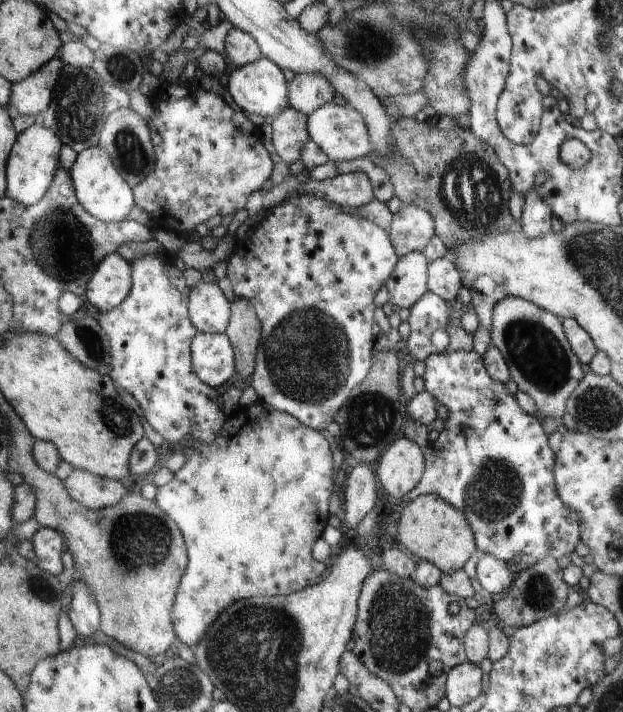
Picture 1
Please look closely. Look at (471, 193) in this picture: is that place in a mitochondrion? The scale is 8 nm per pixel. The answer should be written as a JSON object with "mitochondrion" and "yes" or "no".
{"mitochondrion":"yes"}

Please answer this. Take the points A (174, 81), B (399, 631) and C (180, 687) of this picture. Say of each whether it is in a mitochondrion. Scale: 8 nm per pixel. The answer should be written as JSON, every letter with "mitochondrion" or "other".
{"A":"other","B":"mitochondrion","C":"mitochondrion"}

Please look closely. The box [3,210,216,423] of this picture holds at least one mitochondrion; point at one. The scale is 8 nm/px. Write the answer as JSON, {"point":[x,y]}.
{"point":[63,247]}

